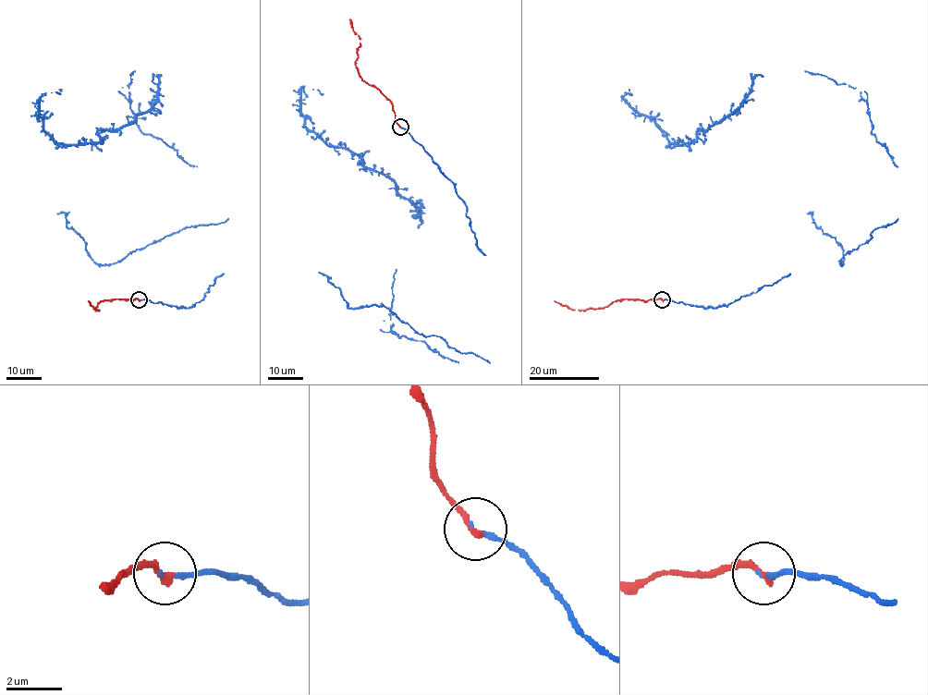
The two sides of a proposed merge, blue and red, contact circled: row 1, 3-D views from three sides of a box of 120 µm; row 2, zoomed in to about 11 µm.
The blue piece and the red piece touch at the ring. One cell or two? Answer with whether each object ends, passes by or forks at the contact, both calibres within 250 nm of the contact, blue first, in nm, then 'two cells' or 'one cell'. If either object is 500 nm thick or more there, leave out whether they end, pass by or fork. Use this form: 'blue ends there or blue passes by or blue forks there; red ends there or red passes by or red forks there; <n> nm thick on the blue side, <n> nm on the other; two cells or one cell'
blue ends there; red ends there; 110 nm thick on the blue side, 260 nm on the other; one cell

